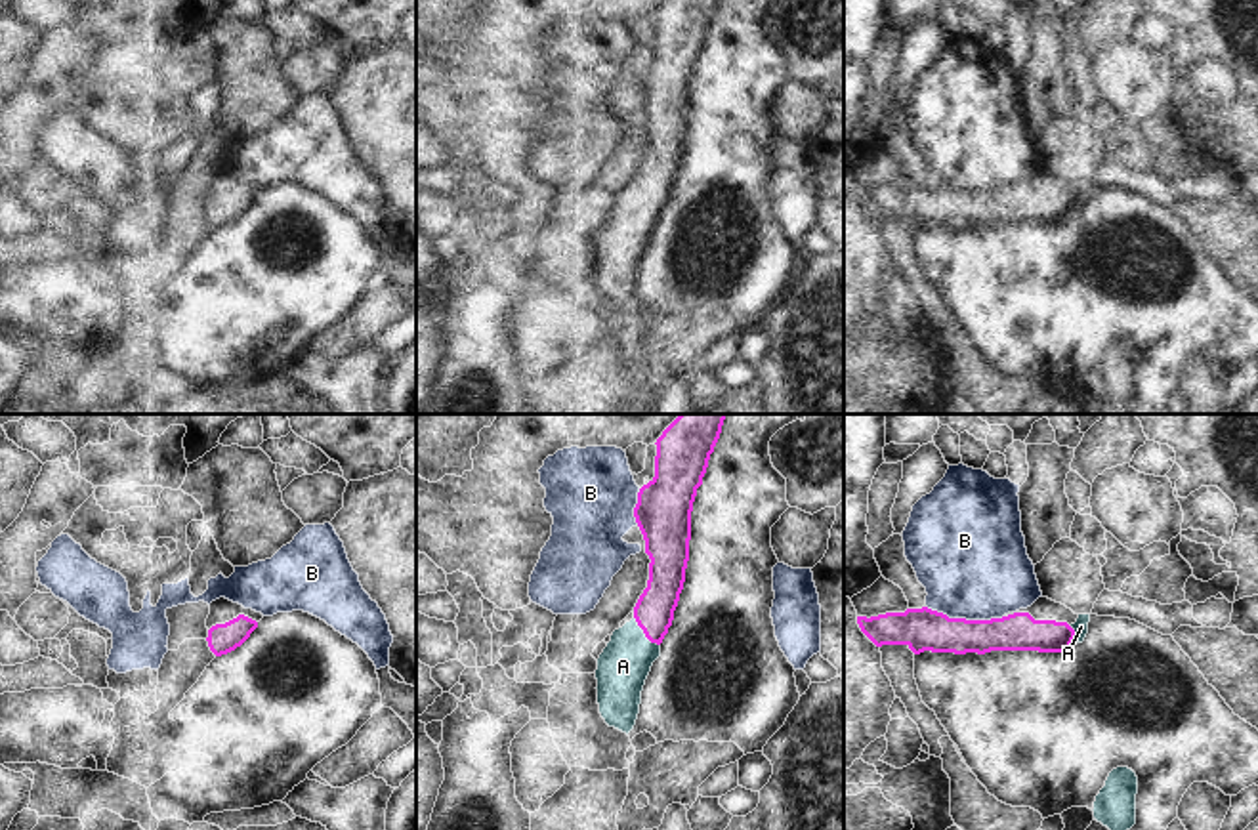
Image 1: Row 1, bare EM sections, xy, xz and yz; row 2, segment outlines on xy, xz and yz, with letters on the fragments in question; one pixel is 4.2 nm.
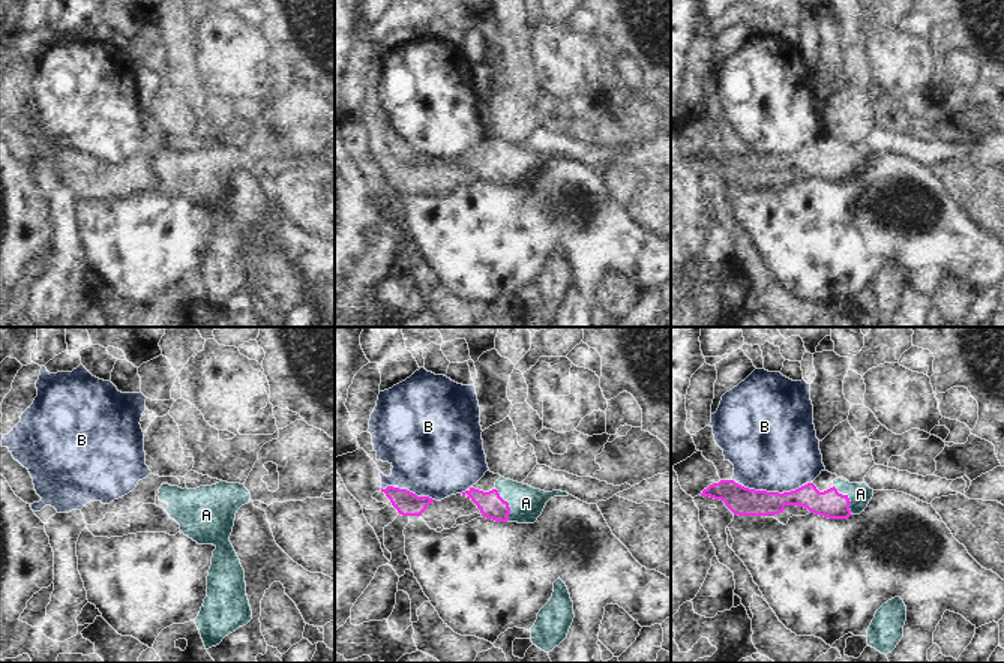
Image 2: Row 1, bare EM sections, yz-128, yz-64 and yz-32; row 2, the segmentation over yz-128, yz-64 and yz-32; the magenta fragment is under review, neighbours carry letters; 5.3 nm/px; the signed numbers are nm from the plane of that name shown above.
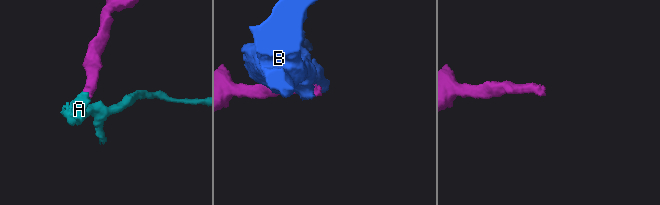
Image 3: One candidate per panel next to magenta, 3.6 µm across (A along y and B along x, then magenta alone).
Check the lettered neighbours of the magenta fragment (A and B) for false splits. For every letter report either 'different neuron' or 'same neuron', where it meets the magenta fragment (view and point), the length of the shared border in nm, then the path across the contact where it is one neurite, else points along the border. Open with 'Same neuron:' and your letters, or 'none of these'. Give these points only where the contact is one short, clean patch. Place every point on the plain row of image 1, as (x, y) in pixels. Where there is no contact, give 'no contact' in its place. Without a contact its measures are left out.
Same neuron: A
A: same neuron; meets magenta in xz at (644, 205); contact 170 nm long; runs through xz (653, 184), (651, 195), (644, 205), (623, 239)
B: different neuron; meets magenta in yz at (964, 191); contact 340 nm long

